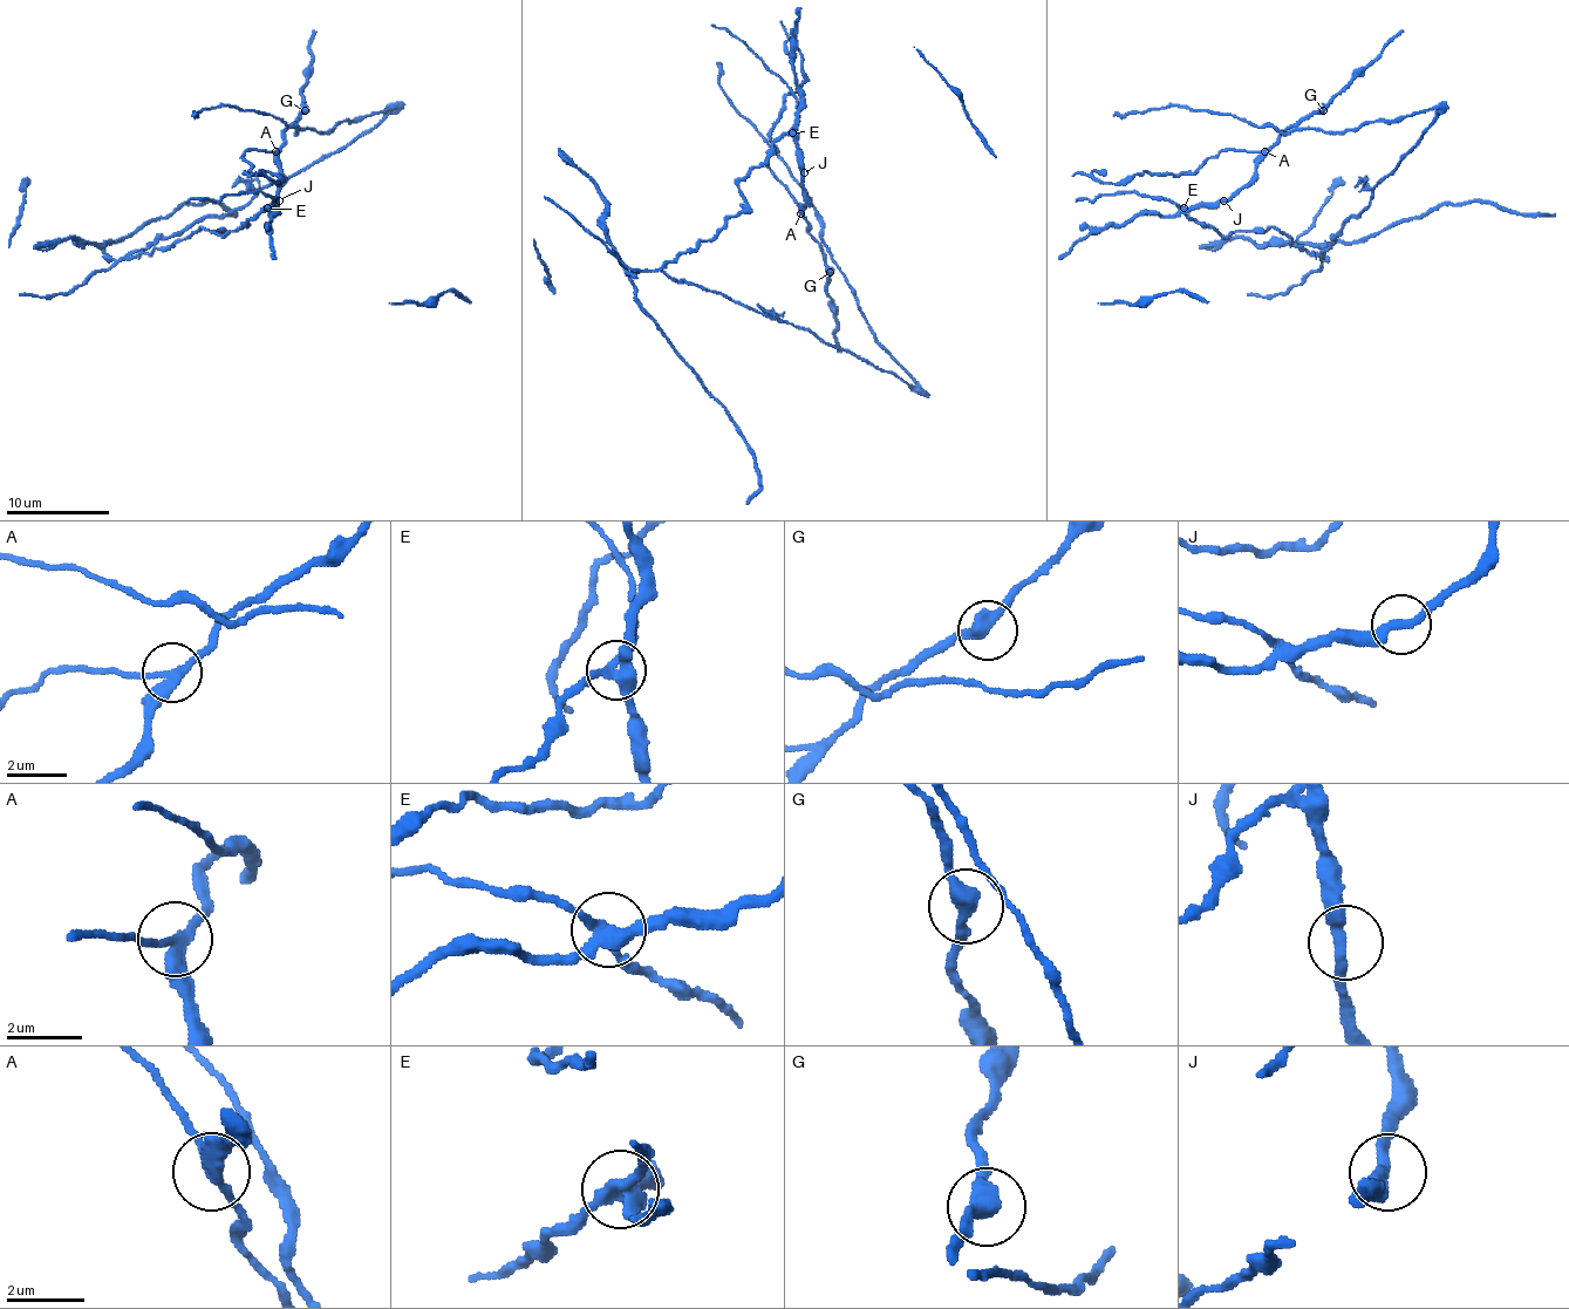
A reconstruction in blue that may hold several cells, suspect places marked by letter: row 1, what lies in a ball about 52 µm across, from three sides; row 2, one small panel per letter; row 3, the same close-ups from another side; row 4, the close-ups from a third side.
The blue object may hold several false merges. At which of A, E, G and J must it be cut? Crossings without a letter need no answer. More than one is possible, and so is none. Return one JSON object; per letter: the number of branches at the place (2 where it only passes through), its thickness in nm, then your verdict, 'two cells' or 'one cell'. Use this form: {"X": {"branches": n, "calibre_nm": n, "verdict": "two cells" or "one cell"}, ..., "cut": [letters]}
{"A": {"branches": 3, "calibre_nm": 280, "verdict": "two cells"}, "E": {"branches": 4, "calibre_nm": 380, "verdict": "two cells"}, "G": {"branches": 2, "calibre_nm": 440, "verdict": "one cell"}, "J": {"branches": 2, "calibre_nm": 300, "verdict": "one cell"}, "cut": ["A", "E"]}

